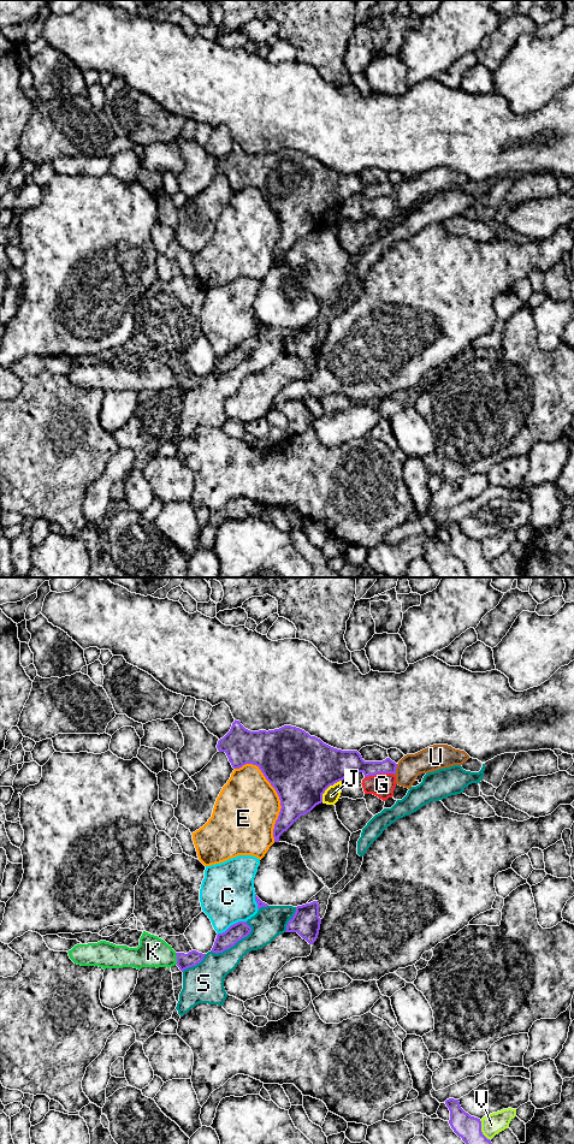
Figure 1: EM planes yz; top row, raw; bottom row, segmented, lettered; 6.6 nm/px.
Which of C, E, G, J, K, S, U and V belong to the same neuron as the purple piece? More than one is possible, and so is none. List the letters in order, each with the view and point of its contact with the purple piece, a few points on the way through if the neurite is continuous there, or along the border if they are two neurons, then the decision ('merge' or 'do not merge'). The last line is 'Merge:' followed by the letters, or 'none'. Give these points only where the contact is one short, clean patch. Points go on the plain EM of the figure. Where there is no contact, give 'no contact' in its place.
C: contact yz (234, 347); do not merge
E: contact yz (277, 215); do not merge
G: contact yz (379, 195); do not merge
J: contact yz (327, 209); do not merge
K: contact yz (177, 381); way yz (193, 380), (177, 381), (153, 374); merge
S: contact yz (236, 365); do not merge
U: contact yz (395, 191); border yz (397, 187), (394, 196); do not merge
V: contact yz (480, 552); border yz (479, 543), (481, 555), (489, 562); do not merge
Merge: K

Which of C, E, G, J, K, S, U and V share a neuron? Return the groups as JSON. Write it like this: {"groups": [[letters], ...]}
{"groups": [["C"], ["E"], ["G"], ["J", "U"], ["K"], ["S"], ["V"]]}

